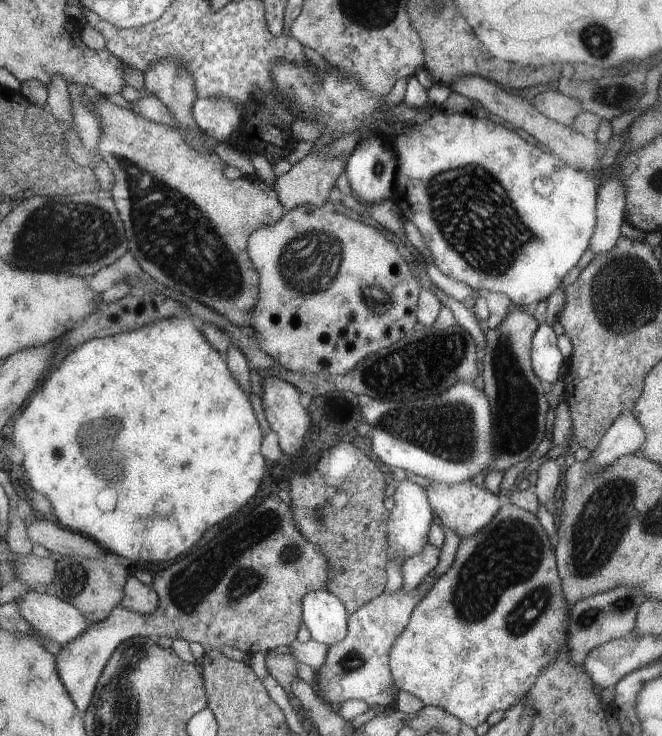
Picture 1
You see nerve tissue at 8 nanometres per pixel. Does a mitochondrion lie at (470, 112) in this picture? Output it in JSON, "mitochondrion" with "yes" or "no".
{"mitochondrion":"no"}

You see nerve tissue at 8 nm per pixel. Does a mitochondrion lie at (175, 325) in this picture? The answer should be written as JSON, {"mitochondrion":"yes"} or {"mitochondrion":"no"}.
{"mitochondrion":"no"}

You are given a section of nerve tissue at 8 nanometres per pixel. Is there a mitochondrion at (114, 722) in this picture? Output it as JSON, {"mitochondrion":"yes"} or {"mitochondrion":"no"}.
{"mitochondrion":"yes"}

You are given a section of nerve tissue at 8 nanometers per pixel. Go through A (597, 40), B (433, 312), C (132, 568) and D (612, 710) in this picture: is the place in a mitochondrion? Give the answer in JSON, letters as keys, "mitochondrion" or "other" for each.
{"A":"mitochondrion","B":"other","C":"other","D":"other"}

